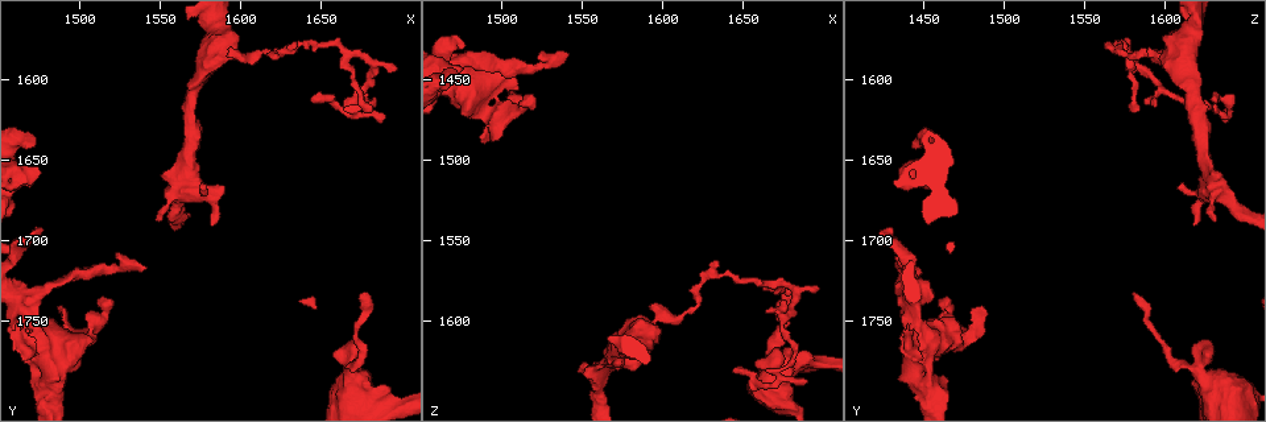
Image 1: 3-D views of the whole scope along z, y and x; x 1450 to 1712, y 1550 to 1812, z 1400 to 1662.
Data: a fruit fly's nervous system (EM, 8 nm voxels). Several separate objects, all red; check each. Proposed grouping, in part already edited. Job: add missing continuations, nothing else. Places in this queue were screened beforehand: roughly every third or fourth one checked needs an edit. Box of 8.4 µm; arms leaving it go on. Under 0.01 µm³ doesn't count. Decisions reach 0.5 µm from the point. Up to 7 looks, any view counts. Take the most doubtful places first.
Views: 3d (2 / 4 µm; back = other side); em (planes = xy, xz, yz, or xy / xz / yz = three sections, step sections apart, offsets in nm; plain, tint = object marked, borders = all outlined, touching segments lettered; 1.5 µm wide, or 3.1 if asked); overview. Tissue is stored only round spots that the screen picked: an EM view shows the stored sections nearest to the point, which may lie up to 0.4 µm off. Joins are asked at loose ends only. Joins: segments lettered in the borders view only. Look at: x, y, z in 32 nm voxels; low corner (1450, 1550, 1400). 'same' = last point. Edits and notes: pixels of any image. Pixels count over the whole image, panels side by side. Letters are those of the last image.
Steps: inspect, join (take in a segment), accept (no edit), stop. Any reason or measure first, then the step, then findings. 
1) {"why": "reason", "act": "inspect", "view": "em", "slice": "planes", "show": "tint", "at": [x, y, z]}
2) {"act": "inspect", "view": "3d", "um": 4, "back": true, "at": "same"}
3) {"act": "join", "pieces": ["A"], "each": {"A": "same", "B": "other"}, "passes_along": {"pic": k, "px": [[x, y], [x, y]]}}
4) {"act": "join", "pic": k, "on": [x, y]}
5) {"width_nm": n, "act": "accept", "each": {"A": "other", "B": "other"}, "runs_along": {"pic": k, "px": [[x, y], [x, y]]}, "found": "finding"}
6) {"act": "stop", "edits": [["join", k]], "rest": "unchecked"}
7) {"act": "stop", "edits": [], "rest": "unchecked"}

{"act": "inspect", "view": "em", "slice": "planes", "show": "borders", "at": [1674, 1732, 1582]}

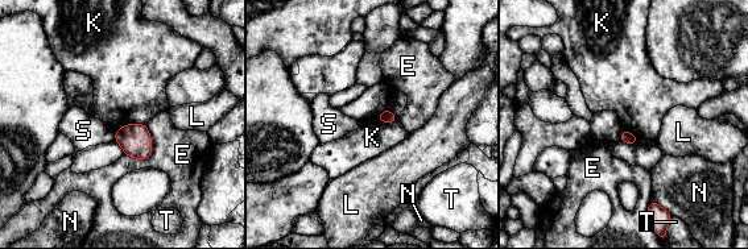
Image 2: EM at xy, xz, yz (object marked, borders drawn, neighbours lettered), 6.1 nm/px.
{"act": "accept", "each": {"E": "other", "K": "other", "L": "other", "N": "other", "S": "other", "T": "other"}, "border": {"pic": 2, "px": [[145, 124], [124, 124], [116, 131]]}, "found": "no lettered segment goes on from it"}

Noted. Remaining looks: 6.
{"why": "an open end", "act": "inspect", "view": "3d", "um": 4, "at": [1516, 1738, 1460]}

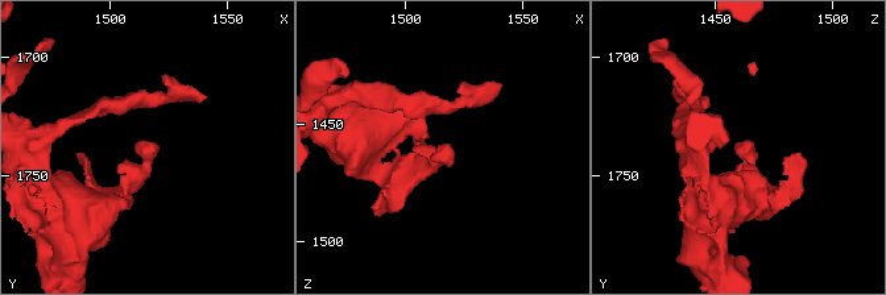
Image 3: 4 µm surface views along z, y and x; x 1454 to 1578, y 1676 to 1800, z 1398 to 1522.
{"why": "need the tissue", "act": "inspect", "view": "em", "slice": "planes", "show": "borders", "at": [1516, 1736, 1459]}

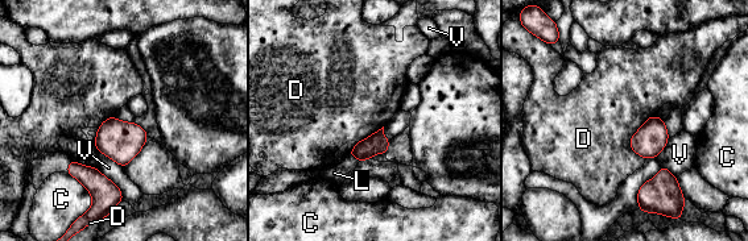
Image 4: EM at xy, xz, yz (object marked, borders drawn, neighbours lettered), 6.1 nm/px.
{"act": "accept", "each": {"C": "other", "D": "other", "L": "other", "V": "other"}, "border": {"pic": 4, "px": [[656, 115], [629, 141], [644, 158]]}, "found": "no lettered segment goes on from it"}

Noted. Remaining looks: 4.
{"why": "thin end", "act": "inspect", "view": "3d", "um": 4, "at": [1690, 1620, 1640]}

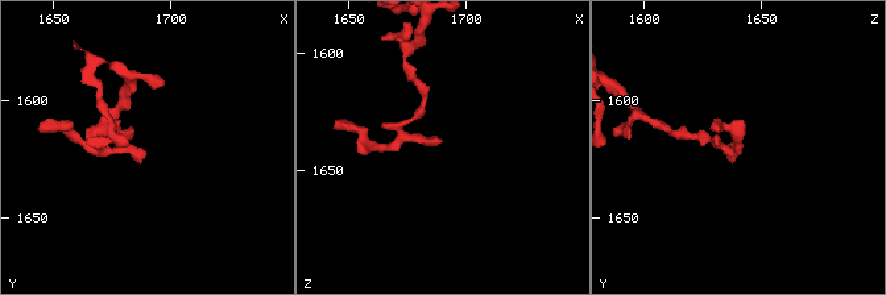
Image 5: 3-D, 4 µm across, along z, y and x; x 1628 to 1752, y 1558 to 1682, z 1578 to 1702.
{"act": "inspect", "view": "em", "slice": "yz", "step": 4, "show": "borders", "at": [1689, 1620, 1638]}

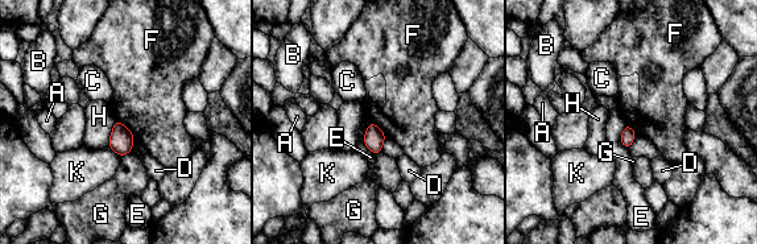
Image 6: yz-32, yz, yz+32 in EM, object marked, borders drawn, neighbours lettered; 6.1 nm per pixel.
{"act": "inspect", "view": "em", "slice": "xy", "step": 8, "show": "borders", "at": "same"}

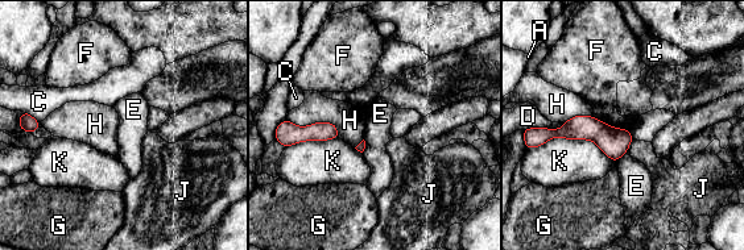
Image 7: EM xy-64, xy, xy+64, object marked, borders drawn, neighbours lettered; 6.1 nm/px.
{"act": "accept", "each": {"A": "other", "C": "other", "D": "other", "E": "other", "F": "other", "G": "other", "H": "other", "J": "other", "K": "other"}, "border": {"pic": 7, "px": [[592, 116], [612, 126], [627, 130]]}, "found": "none of them fits"}

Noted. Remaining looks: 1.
{"act": "stop", "edits": [], "rest": "unchecked"}

